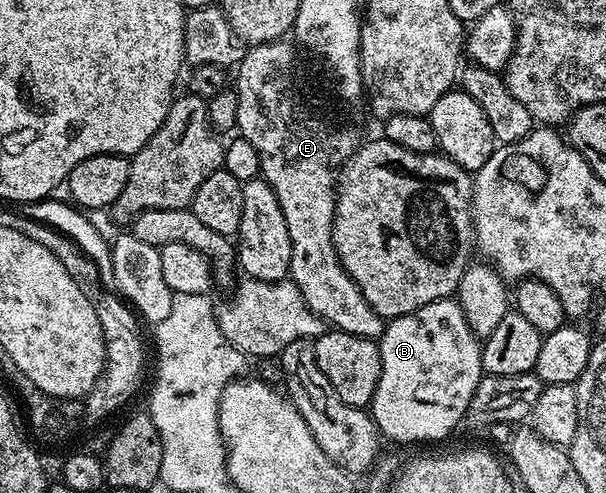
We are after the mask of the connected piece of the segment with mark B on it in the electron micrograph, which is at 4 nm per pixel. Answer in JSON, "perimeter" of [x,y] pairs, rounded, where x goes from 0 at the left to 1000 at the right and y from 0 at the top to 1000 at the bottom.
{"perimeter":[[[749,606],[703,615],[690,631],[645,645],[624,686],[629,765],[611,819],[622,870],[647,895],[726,895],[752,860],[767,852],[776,809],[799,757],[794,694],[776,671],[762,623]]]}

